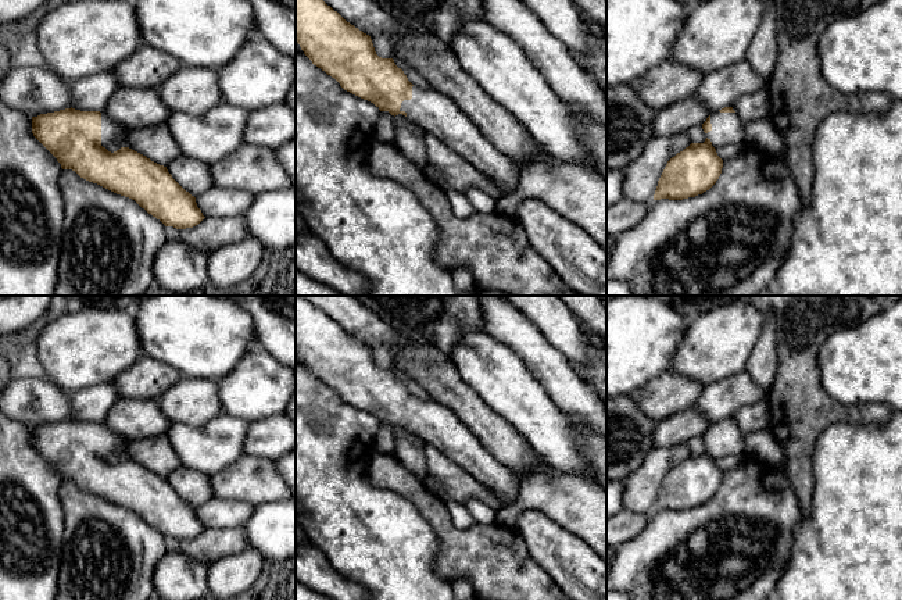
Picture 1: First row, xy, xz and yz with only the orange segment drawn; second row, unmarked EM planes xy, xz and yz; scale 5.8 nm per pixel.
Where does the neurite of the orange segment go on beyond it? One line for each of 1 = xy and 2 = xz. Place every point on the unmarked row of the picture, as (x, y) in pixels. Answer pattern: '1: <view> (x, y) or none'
1: xy (111, 442)
2: xz (435, 424)

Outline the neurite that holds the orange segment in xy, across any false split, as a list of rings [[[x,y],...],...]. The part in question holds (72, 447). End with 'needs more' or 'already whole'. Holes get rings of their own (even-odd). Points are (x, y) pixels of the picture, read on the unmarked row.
[[[71,418],[32,428],[33,447],[57,469],[62,481],[72,481],[89,493],[135,511],[165,538],[186,540],[198,536],[205,528],[197,518],[196,508],[172,489],[167,478],[129,460],[128,443],[104,422],[80,422]]]; needs more

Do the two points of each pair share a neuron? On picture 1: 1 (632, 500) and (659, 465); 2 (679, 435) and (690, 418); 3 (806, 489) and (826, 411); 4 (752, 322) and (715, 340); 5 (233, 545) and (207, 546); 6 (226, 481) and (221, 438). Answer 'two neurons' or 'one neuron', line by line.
1: one neuron
2: one neuron
3: one neuron
4: one neuron
5: one neuron
6: two neurons

